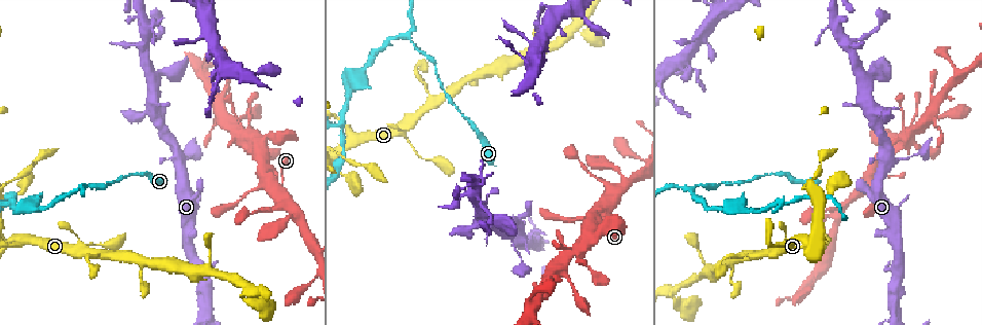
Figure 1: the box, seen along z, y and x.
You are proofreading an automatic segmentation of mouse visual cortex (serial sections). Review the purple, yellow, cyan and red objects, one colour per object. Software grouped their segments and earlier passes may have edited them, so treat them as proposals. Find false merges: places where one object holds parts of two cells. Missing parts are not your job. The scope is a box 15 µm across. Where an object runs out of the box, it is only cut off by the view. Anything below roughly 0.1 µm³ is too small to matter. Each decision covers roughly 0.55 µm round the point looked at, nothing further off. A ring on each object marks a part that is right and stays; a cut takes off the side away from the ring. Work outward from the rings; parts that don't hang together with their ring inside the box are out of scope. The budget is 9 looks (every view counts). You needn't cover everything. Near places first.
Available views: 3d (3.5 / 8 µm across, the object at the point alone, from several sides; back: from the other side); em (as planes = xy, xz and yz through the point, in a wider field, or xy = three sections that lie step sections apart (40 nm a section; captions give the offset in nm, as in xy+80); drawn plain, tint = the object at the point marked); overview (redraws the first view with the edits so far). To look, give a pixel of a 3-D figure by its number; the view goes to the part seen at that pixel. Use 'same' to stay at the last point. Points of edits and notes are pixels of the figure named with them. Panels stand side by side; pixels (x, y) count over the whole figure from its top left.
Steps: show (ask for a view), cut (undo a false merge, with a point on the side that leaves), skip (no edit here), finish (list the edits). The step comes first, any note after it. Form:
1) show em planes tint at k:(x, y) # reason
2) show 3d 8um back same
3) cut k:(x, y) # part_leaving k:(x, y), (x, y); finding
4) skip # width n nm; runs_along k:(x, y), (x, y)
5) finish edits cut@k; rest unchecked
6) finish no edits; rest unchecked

show 3d 3.5um at 1:(405, 138)

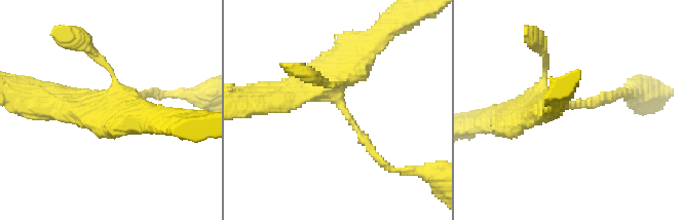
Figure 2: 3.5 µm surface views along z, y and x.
show em xy step 5 tint at 2:(341, 107)

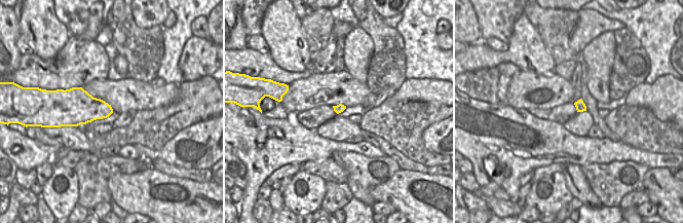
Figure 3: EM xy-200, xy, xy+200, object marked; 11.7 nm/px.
show em xy step 1 tint same

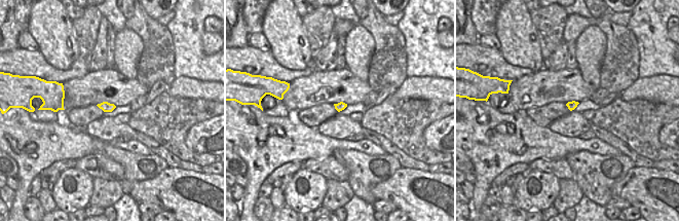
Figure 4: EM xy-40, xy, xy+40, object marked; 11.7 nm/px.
skip # width 100 nm; runs_along 2:(280, 93), (328, 93), (378, 158); continuous, no second cell

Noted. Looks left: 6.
show 3d 3.5um at 1:(76, 190) # thin neck

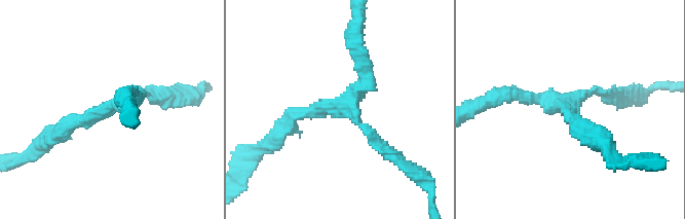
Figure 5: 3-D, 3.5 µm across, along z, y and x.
show em xy step 5 tint at 5:(576, 100) # arms 3; arm_widths 150, 200, 200 nm

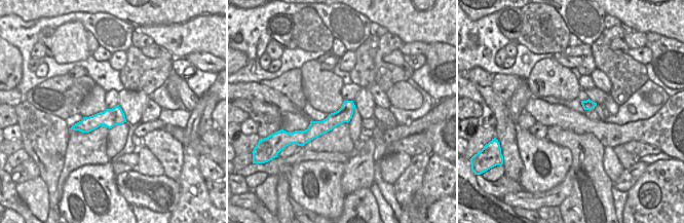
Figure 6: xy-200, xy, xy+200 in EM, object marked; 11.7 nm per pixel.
skip # runs_along 5:(398, 158), (348, 111), (292, 116); one cell here

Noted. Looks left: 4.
show 3d 3.5um at 1:(15, 202) # two arms in line, one across

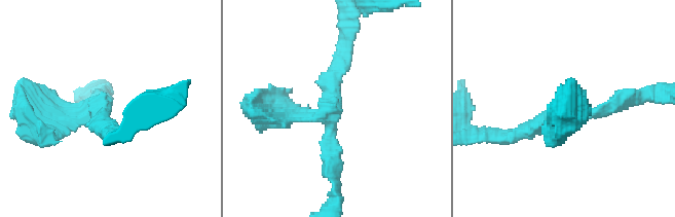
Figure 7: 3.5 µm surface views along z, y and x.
skip # runs_along 7:(514, 136), (634, 98); one cell here

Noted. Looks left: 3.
show 3d 3.5um at 1:(921, 122) # three arms meet

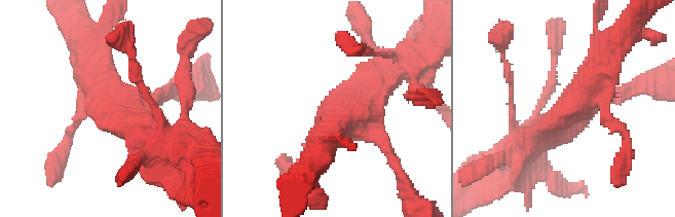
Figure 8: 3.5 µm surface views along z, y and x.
show em xy step 3 plain at 8:(123, 107)

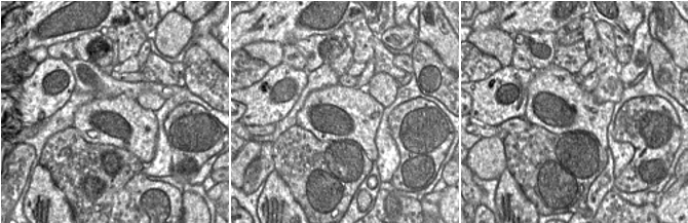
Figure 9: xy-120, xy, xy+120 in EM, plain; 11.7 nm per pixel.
show em xy step 3 tint same

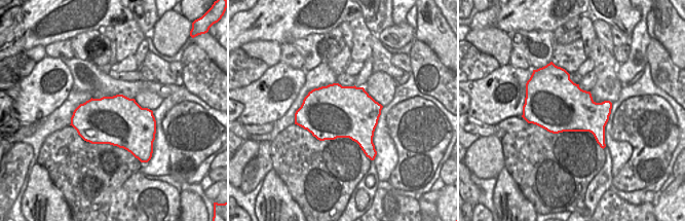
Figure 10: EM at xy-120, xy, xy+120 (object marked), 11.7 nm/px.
skip # runs_along 8:(525, 144), (575, 103), (604, 59); continuous, no second cell

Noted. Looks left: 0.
finish no edits; rest unchecked

